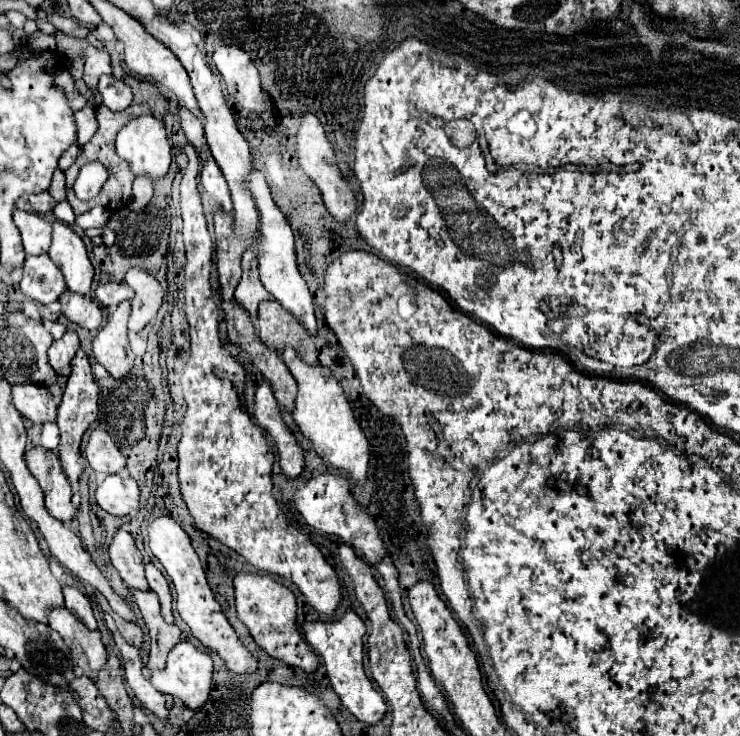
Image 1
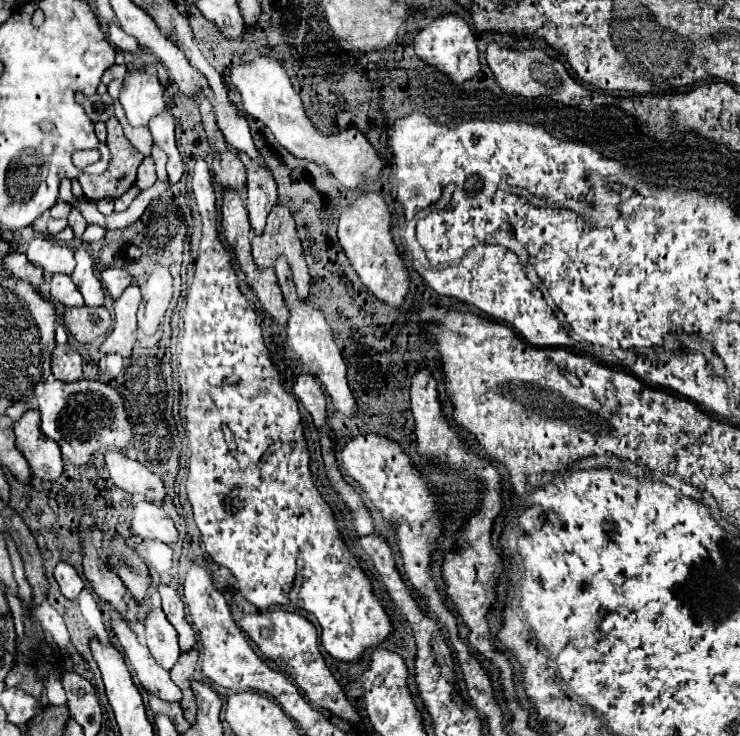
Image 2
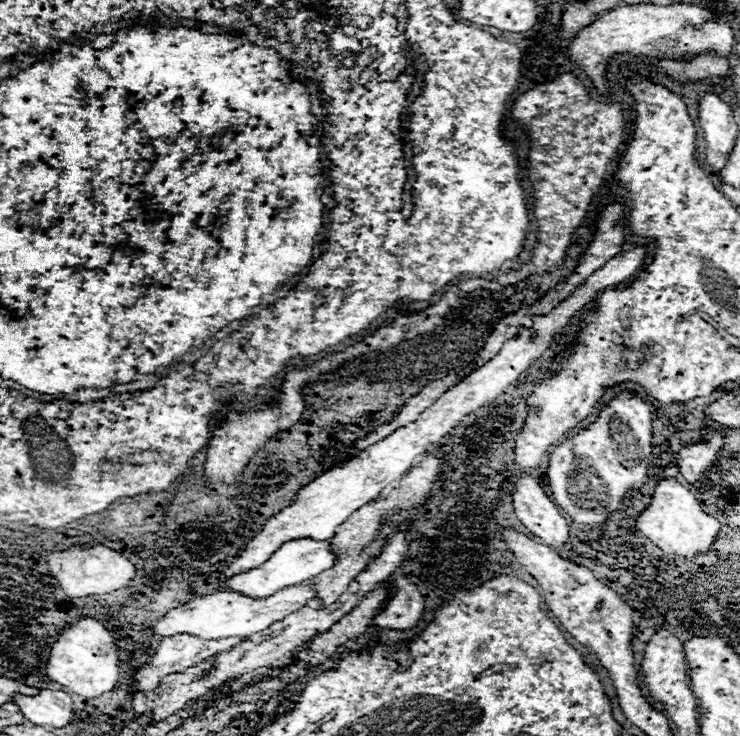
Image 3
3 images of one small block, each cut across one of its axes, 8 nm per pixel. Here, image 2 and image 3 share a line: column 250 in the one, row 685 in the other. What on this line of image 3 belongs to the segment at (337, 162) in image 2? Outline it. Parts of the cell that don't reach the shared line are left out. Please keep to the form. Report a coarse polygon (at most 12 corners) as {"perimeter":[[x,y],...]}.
{"perimeter":[[94,618],[52,644],[46,674],[98,698],[120,680],[118,648]]}

